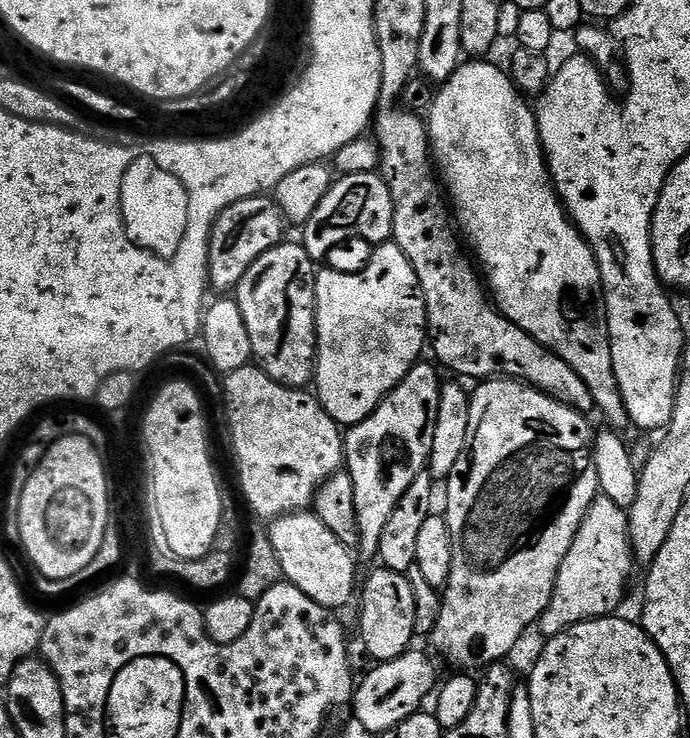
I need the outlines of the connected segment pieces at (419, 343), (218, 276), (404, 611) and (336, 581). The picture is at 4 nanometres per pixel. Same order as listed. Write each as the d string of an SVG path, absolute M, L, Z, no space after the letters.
M394 242L377 244L361 272L339 272L328 268L316 273L316 371L314 395L330 418L341 426L362 422L400 385L402 378L426 352L428 311L414 274L414 266Z
M267 195L251 196L222 210L208 239L209 285L220 291L217 293L231 293L242 282L246 270L250 270L250 266L254 266L254 262L258 262L262 254L266 254L285 239L284 228L286 229L284 213L275 199Z
M376 566L376 569L373 570L372 573L369 574L368 577L363 577L362 587L358 592L358 604L360 600L360 640L364 643L364 648L369 652L370 655L373 656L376 662L383 662L392 659L398 659L400 655L404 652L409 651L413 647L412 640L415 641L417 639L416 631L414 630L414 590L410 586L410 582L408 581L407 575L403 572L395 572L394 570L390 570L389 568L385 568L383 566Z
M305 510L293 512L291 516L277 516L269 524L272 525L267 525L266 531L272 543L272 554L275 563L280 563L287 583L298 586L306 598L314 598L318 606L329 610L344 608L351 600L353 603L358 592L357 557L353 549L342 546L342 542L334 538L326 522Z

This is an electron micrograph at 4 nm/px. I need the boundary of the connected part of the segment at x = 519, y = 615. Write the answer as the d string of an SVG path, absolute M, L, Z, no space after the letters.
M493 378L491 380L485 380L483 382L477 383L475 385L475 390L471 393L471 404L469 406L469 432L466 434L466 446L462 450L462 454L458 457L458 462L455 463L453 472L446 479L446 486L448 486L448 512L446 511L446 519L448 522L448 533L450 534L450 542L452 543L452 557L450 558L450 578L447 584L444 585L442 589L442 595L440 597L440 613L438 614L438 622L434 626L430 637L430 643L432 643L431 651L435 653L437 657L445 656L450 663L453 664L453 669L456 670L468 670L468 668L473 664L477 670L483 670L497 662L503 661L504 656L508 656L512 652L512 647L519 642L524 636L524 631L528 627L535 625L539 621L540 616L548 608L548 604L552 600L552 591L556 585L556 579L558 578L558 570L562 566L562 562L566 558L566 554L570 550L570 546L574 542L574 538L578 534L578 530L582 526L584 521L584 516L590 510L590 506L595 502L598 493L600 492L600 483L598 482L598 474L596 473L596 467L592 461L592 449L586 446L586 441L589 439L588 428L584 425L584 420L586 420L585 413L575 412L570 406L566 406L562 402L558 402L554 397L546 395L544 392L539 392L537 388L533 388L531 384L524 383L523 380L510 380L507 378Z

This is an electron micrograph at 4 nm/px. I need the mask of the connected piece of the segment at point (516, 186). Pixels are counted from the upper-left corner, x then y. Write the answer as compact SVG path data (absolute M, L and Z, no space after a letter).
M487 60L461 63L454 75L439 85L432 107L426 113L430 152L446 189L451 211L455 213L455 223L456 220L460 223L459 231L462 236L464 231L465 236L463 239L472 243L478 264L480 259L483 279L497 309L526 334L564 359L566 366L570 366L578 378L586 382L593 405L598 412L600 408L601 414L608 419L607 427L624 430L624 427L629 427L630 421L618 390L618 380L614 378L612 339L608 337L600 264L591 246L585 242L584 235L569 220L556 194L536 129L536 113L520 97L520 92L507 71L500 70Z

